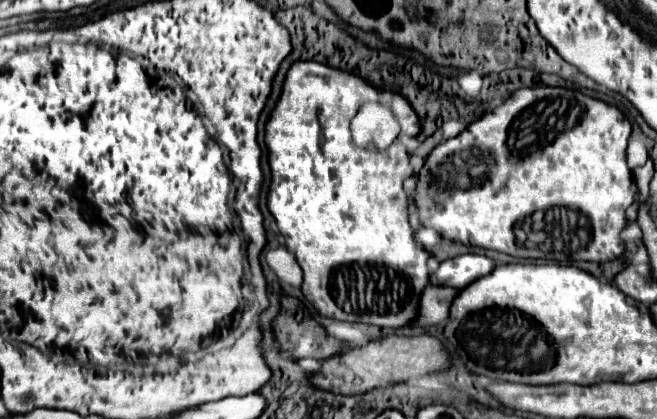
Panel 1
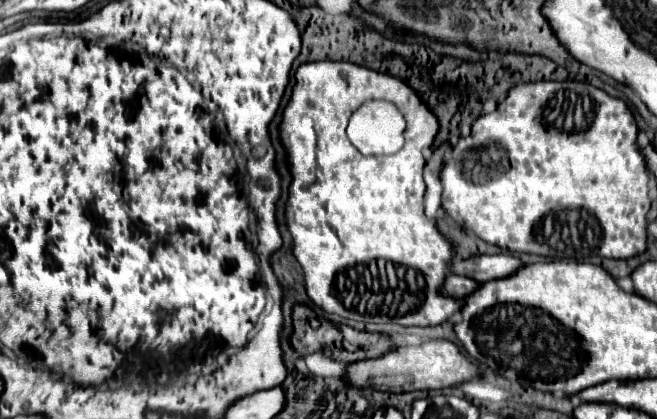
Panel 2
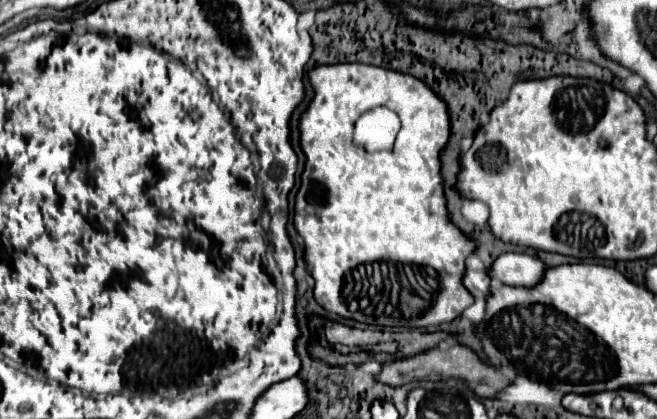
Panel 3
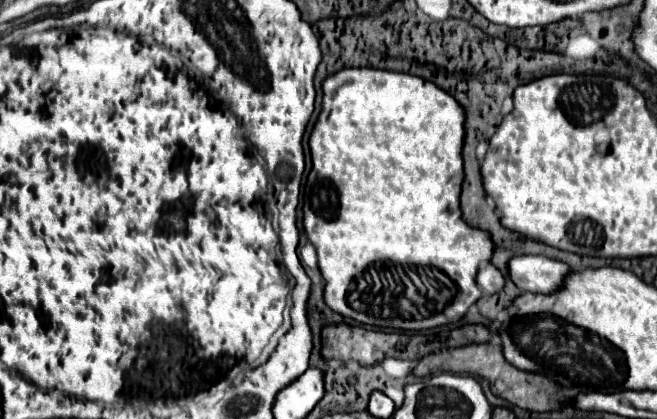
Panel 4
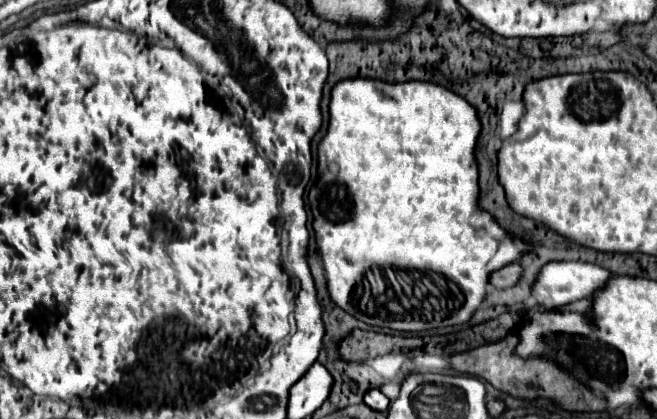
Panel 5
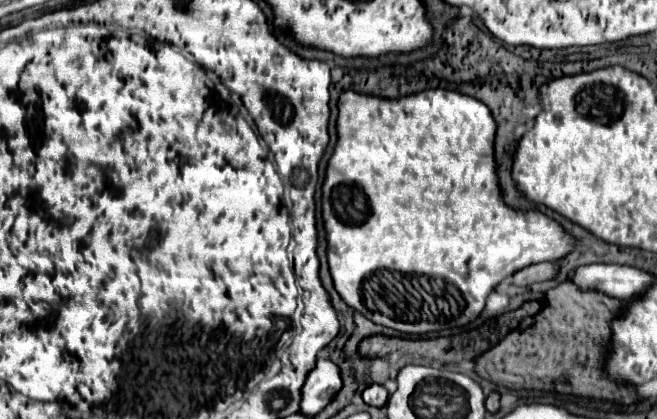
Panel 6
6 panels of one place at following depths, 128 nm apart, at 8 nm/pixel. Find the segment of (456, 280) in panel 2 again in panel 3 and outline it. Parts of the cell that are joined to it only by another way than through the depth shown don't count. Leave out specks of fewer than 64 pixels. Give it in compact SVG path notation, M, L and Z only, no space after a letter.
M466 270L464 286L472 292L474 298L486 298L490 294L492 278L486 270Z

